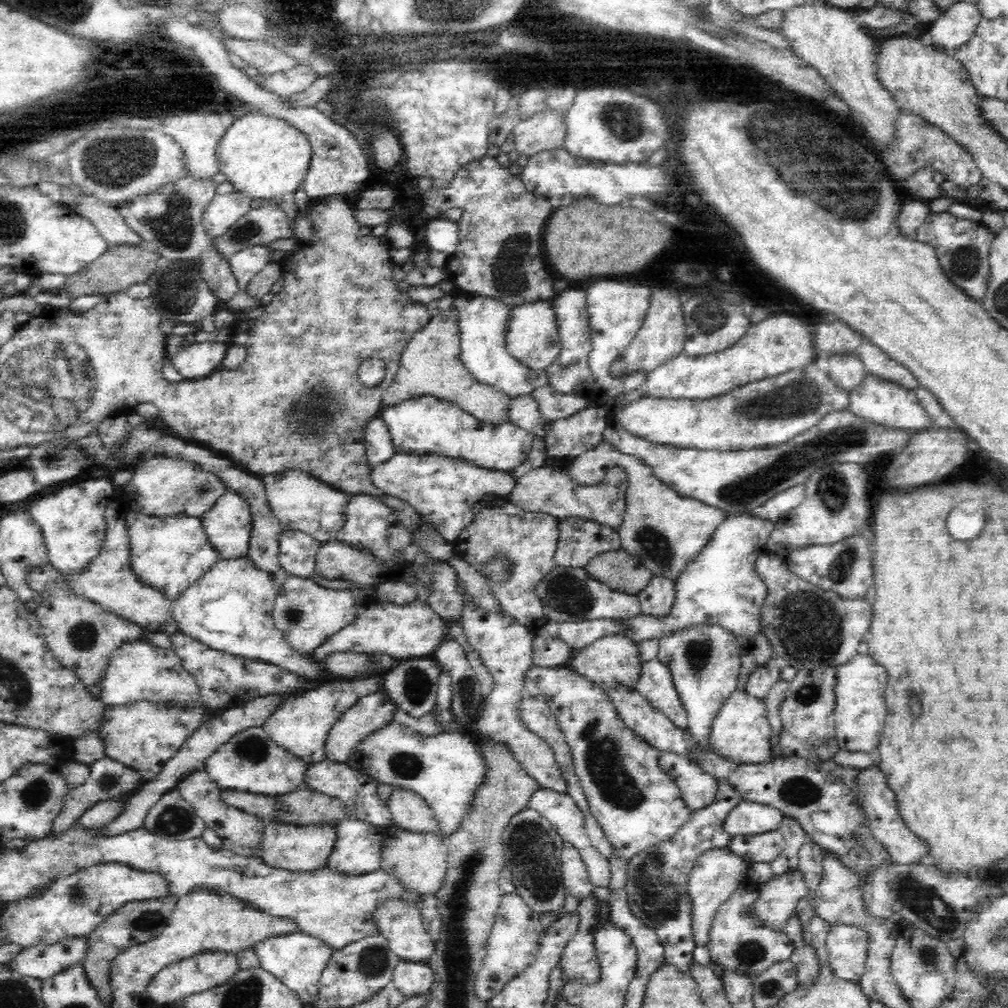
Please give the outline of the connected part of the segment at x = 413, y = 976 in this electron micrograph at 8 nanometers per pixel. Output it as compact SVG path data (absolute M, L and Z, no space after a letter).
M400 959L394 968L393 981L406 994L429 990L432 980L433 971L427 959Z

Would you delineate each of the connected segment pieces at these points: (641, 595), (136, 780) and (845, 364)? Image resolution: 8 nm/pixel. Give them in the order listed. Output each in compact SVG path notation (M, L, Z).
M653 574L648 582L637 592L642 611L661 613L674 598L673 580L668 576Z
M102 757L87 765L89 773L86 780L78 788L69 789L60 801L59 814L54 818L52 827L54 830L64 830L70 824L80 820L82 814L96 801L107 799L108 797L118 796L137 790L143 783L143 779L137 776L133 770L124 766L121 762L110 758Z
M854 352L844 358L830 358L823 365L828 378L832 379L837 389L848 395L866 380L866 375L869 373Z

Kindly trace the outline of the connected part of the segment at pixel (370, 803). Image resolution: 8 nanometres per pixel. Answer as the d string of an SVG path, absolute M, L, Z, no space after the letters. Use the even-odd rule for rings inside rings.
M324 757L320 760L305 763L302 780L305 788L344 799L348 803L350 815L354 819L362 819L375 825L387 825L386 822L392 824L390 809L384 806L379 798L376 798L375 788L377 784L350 770L343 762L334 762Z

